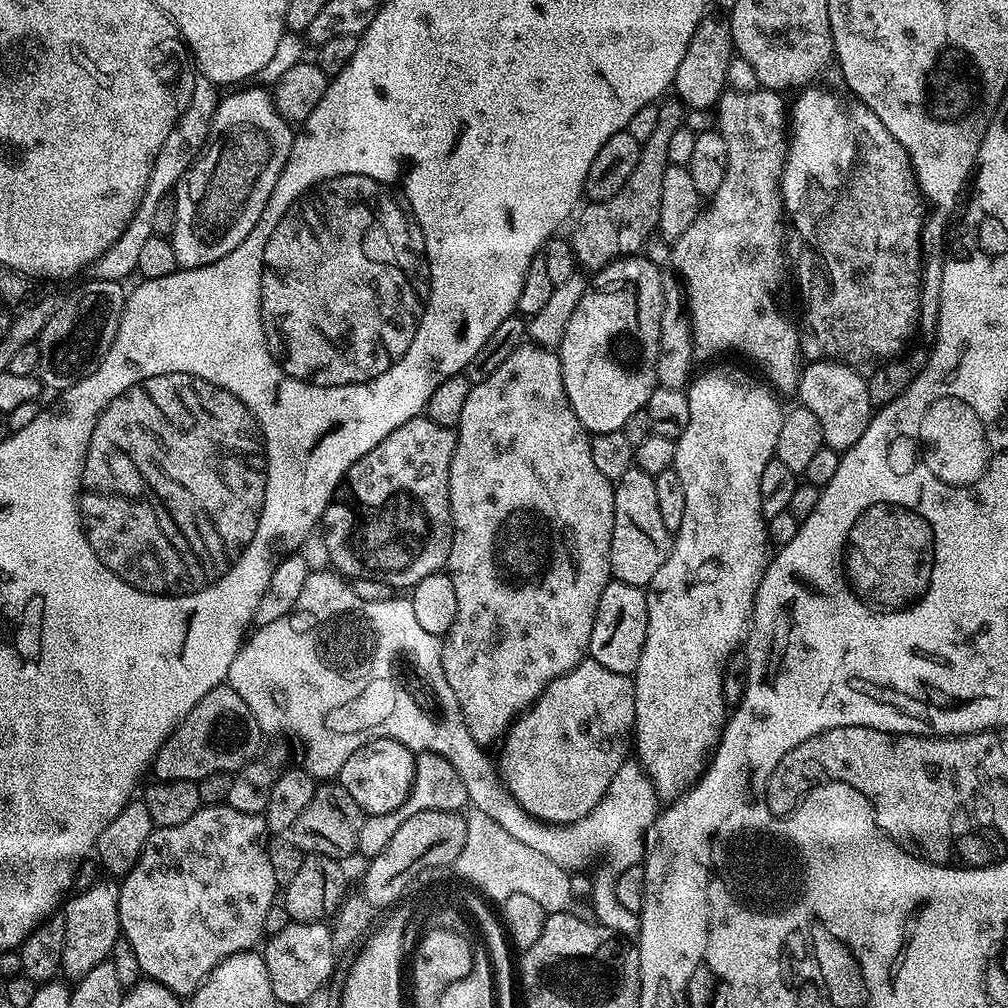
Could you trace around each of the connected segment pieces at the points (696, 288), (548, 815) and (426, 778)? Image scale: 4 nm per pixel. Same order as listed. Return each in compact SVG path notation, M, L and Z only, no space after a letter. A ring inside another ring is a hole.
M757 88L754 92L734 92L725 91L720 98L718 105L718 113L720 112L720 124L718 131L722 134L722 138L726 142L726 179L722 181L722 186L718 186L718 190L713 196L701 207L698 218L694 218L694 226L690 226L690 230L686 230L686 234L682 234L682 238L678 238L671 245L671 267L676 267L675 271L682 277L682 292L686 297L686 315L691 321L692 327L692 347L695 355L712 356L715 352L737 352L740 356L745 356L752 364L760 367L759 375L781 397L788 396L797 391L800 386L800 373L802 371L802 359L800 360L800 344L802 337L797 334L795 323L791 319L788 320L780 313L780 308L776 305L776 300L772 297L772 280L776 280L780 276L780 247L786 244L786 224L784 202L782 199L782 191L780 192L780 175L784 172L784 148L786 152L786 104L784 108L785 97L781 93L771 91L767 88Z
M590 658L566 674L554 678L527 712L512 721L498 756L498 771L510 794L529 814L549 824L572 824L590 814L606 794L614 774L629 759L636 726L636 686L631 675L623 676Z
M424 750L416 756L416 773L410 794L398 810L390 810L390 814L378 814L377 816L365 815L362 822L362 830L358 830L357 853L364 858L371 858L382 854L390 838L394 838L396 831L402 827L402 822L414 818L414 814L422 814L422 810L446 810L447 812L460 812L469 807L466 785L462 778L458 778L458 770L441 754L439 750Z

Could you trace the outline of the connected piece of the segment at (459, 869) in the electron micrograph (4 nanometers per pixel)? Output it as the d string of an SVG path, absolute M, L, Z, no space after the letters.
M472 810L467 813L466 846L458 854L454 872L461 881L467 882L476 892L483 894L489 901L502 902L510 894L526 894L544 908L545 913L567 912L574 904L570 890L571 875L559 868L550 858L538 854L530 846L518 842L494 818Z

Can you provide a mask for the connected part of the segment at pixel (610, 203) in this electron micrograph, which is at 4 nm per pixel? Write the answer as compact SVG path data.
M661 99L654 134L650 134L650 138L641 143L638 166L634 166L634 174L630 174L626 186L622 186L622 190L618 190L614 198L606 198L606 202L588 202L579 209L575 217L576 225L575 220L571 225L570 243L581 269L599 270L626 256L635 256L643 249L647 238L656 232L658 210L662 206L662 174L666 174L669 166L666 150L670 146L674 130L685 127L684 115L686 109L679 100Z

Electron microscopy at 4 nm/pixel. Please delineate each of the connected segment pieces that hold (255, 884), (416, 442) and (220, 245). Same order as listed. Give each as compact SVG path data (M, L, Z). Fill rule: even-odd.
M228 803L202 806L194 814L194 818L186 818L186 822L182 826L153 827L134 870L130 870L130 874L123 877L118 884L120 890L120 901L118 902L120 930L123 939L125 941L128 939L128 944L132 947L132 956L136 959L137 966L144 971L143 975L147 979L158 981L173 992L176 997L188 998L224 959L239 952L253 951L261 943L262 937L265 935L263 923L266 922L267 910L278 900L278 885L274 878L274 869L270 867L269 839L268 823L264 821L261 813L234 810Z
M421 414L410 418L410 422L402 422L402 426L398 426L398 430L386 434L386 438L382 442L378 442L378 446L374 446L374 450L370 450L370 454L362 454L362 458L358 458L358 462L354 462L354 466L350 466L350 470L344 475L340 487L336 490L332 503L328 505L324 512L322 521L324 544L328 547L328 556L332 559L333 564L331 564L331 567L339 575L352 580L374 578L391 584L393 589L400 590L400 588L404 588L404 590L410 590L418 582L422 582L422 578L441 571L447 565L450 546L452 545L452 507L448 497L448 479L450 478L450 466L452 465L455 449L455 431L446 426L438 426L438 422L434 422L426 414Z
M252 86L229 91L232 93L217 103L204 151L196 157L188 173L174 189L178 222L170 239L174 246L176 263L181 269L201 268L218 262L218 258L230 254L234 246L244 241L246 234L254 230L258 218L262 218L262 210L266 210L266 202L270 202L270 194L274 194L274 186L290 158L294 139L293 125L280 117L269 93L267 96L260 88L248 87Z

